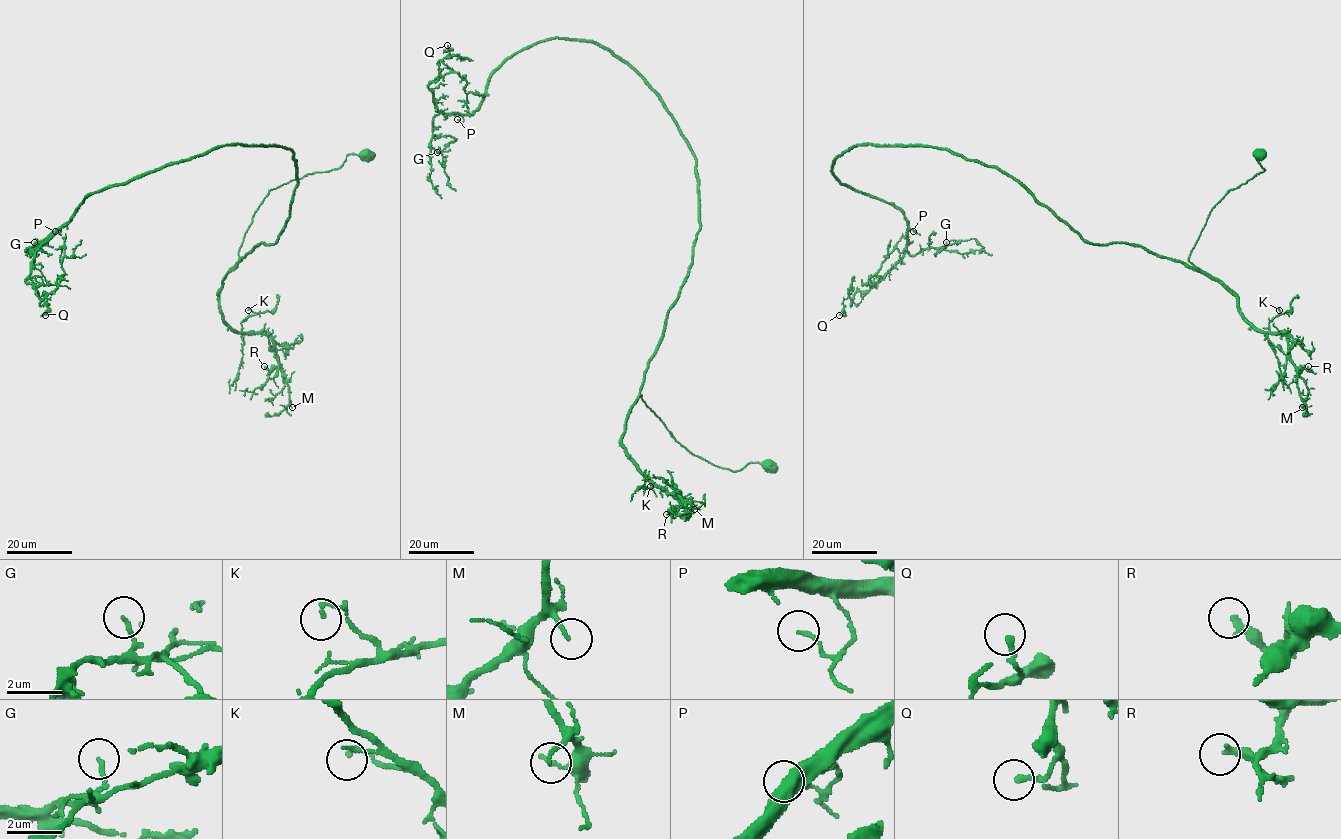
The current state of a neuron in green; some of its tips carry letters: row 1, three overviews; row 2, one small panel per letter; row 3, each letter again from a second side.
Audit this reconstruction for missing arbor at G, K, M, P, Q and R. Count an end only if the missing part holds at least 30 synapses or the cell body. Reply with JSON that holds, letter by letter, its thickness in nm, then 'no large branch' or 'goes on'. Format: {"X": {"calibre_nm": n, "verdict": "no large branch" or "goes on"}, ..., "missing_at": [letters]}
{"G": {"calibre_nm": 140, "verdict": "no large branch"}, "K": {"calibre_nm": 110, "verdict": "no large branch"}, "M": {"calibre_nm": 130, "verdict": "no large branch"}, "P": {"calibre_nm": 110, "verdict": "no large branch"}, "Q": {"calibre_nm": 200, "verdict": "no large branch"}, "R": {"calibre_nm": 240, "verdict": "no large branch"}, "missing_at": []}

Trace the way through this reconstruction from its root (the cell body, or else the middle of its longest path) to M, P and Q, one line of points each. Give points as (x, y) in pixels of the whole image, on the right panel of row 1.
M: (1259, 154), (1264, 170), (1215, 205), (1189, 260), (1218, 279), (1256, 328), (1287, 334), (1302, 407)
P: (1259, 154), (1194, 267), (1086, 242), (943, 149), (834, 160), (913, 231)
Q: (1259, 154), (1190, 267), (1086, 242), (946, 150), (855, 145), (832, 173), (892, 203), (907, 245), (839, 315)

